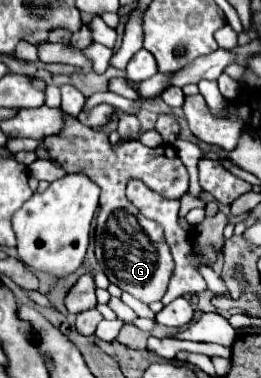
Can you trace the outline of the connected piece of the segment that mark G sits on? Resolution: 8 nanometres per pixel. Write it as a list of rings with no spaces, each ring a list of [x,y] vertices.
[[[66,119],[64,131],[56,137],[52,135],[50,139],[44,139],[44,145],[48,147],[50,157],[68,173],[84,173],[102,189],[96,225],[96,261],[106,273],[108,281],[142,303],[150,305],[160,301],[172,277],[174,261],[166,239],[162,237],[160,225],[144,219],[144,215],[126,199],[124,189],[130,177],[138,177],[152,191],[168,199],[179,200],[188,187],[188,171],[176,155],[174,147],[164,143],[150,149],[140,141],[126,141],[112,147],[106,133],[84,127],[76,119]]]

